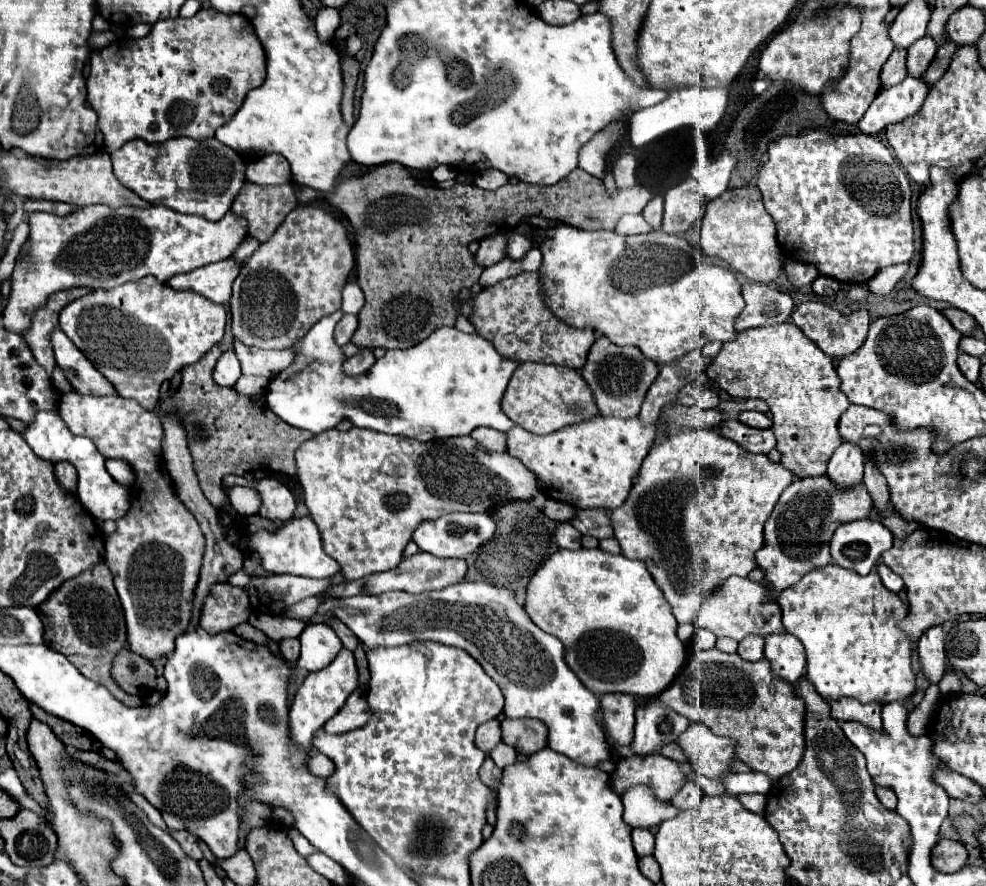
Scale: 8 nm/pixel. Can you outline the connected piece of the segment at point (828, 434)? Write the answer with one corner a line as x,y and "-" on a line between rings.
784,322
738,332
732,342
724,342
722,350
708,366
708,378
732,398
760,398
768,404
768,410
774,416
774,436
778,440
776,448
780,450
780,462
796,478
812,478
826,472
828,458
842,442
838,434
838,420
848,410
850,402
840,392
840,378
832,358
826,356
810,338
806,338
796,324

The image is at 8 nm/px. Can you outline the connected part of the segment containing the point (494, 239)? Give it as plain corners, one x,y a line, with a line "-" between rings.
496,234
480,240
480,248
476,252
476,262
480,266
492,266
506,258
506,234

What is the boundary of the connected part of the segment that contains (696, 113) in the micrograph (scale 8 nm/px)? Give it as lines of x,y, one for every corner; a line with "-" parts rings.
704,86
672,88
668,92
666,100
662,100
660,104
656,104
648,110
638,110
632,116
632,120
630,120
630,142
634,146
646,146
652,140
656,140
656,138
660,138
672,130
678,130
682,126
692,126
700,132
708,132
720,122
726,106
728,106
728,90
726,88
704,88

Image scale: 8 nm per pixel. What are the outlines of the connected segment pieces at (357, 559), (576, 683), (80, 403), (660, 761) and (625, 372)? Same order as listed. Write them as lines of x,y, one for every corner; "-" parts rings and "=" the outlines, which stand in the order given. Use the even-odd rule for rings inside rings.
350,428
346,432
328,430
328,432
320,432
320,434
312,436
308,442
304,442
300,446
300,450
296,450
296,464
298,464
298,480
300,480
302,490
304,490
304,502
310,510
310,518
316,522
316,526
320,530
326,554
332,556
340,564
346,580
358,580
358,578
364,578
368,574
392,570
394,566
398,566
400,560
402,560
402,550
410,542
412,532
426,520
436,520
436,518
450,514
450,512
488,512
488,510
502,506
502,504
508,504
512,500
532,500
540,492
540,488
536,488
536,474
532,474
532,470
526,470
520,460
512,458
506,452
502,452
502,454
492,452
490,454
484,448
480,448
478,442
472,440
470,436
418,442
418,440
412,440
412,438
390,436
390,434
382,434
382,432
374,432
374,430
366,430
366,428
=
458,582
444,590
424,592
424,594
408,594
408,592
384,592
380,596
354,596
344,598
340,604
332,600
322,604
324,608
332,608
332,612
356,634
356,638
364,644
366,650
374,650
378,646
400,646
412,640
434,640
448,646
456,646
466,650
474,660
482,664
488,676
496,680
504,694
504,714
508,718
536,718
542,720
550,730
548,746
554,752
560,752
584,766
596,766
602,760
610,760
610,748
606,736
596,722
598,698
592,694
568,668
564,662
564,646
562,642
540,630
524,612
524,606
516,604
516,598
506,588
496,588
488,582
-
346,608
360,608
362,614
350,614
=
68,392
62,394
58,412
64,416
64,424
72,434
90,438
104,458
126,460
136,472
136,482
130,488
132,508
124,518
116,522
116,532
106,536
106,564
114,576
114,586
126,614
130,650
146,660
168,656
174,652
174,638
186,632
192,616
194,590
198,584
206,540
192,512
176,496
170,474
166,472
160,446
162,422
156,412
144,410
136,400
126,400
122,396
84,396
78,392
=
632,754
620,758
616,770
610,774
610,786
618,796
632,786
646,784
654,788
654,794
662,802
670,802
684,782
686,776
680,764
662,754
648,754
648,758
636,758
636,754
=
598,338
588,354
588,362
582,368
584,380
590,384
594,392
596,406
602,416
618,416
618,418
632,418
638,416
640,406
646,398
648,386
658,376
656,362
644,358
640,348
636,346
616,346
608,338

